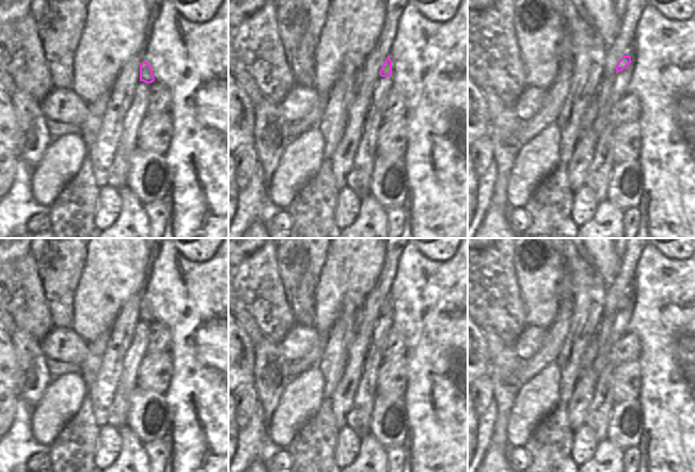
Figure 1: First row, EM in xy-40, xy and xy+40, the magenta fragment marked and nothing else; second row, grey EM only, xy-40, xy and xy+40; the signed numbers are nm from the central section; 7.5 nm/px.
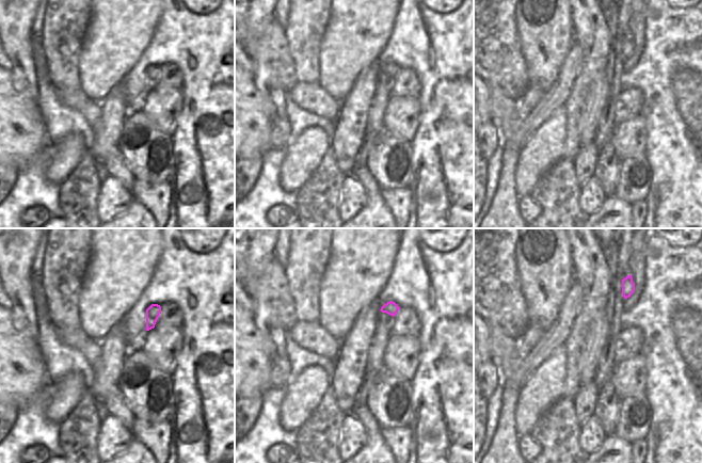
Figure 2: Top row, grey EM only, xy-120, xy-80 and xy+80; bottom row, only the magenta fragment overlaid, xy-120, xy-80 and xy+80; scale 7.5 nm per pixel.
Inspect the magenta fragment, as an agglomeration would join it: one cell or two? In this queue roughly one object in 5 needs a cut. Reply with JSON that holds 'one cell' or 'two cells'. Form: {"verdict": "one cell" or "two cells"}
{"verdict": "one cell"}

